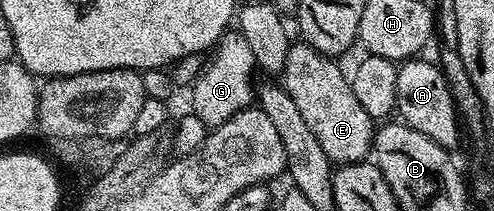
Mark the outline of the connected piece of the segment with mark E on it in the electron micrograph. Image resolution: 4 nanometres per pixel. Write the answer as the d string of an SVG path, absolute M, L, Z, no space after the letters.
M299 42L289 46L282 68L282 85L290 93L290 101L294 101L298 113L302 113L314 137L318 137L318 145L326 149L333 164L361 162L367 156L364 154L374 147L374 120L358 105L349 76L336 64L339 62L316 51L308 42Z

